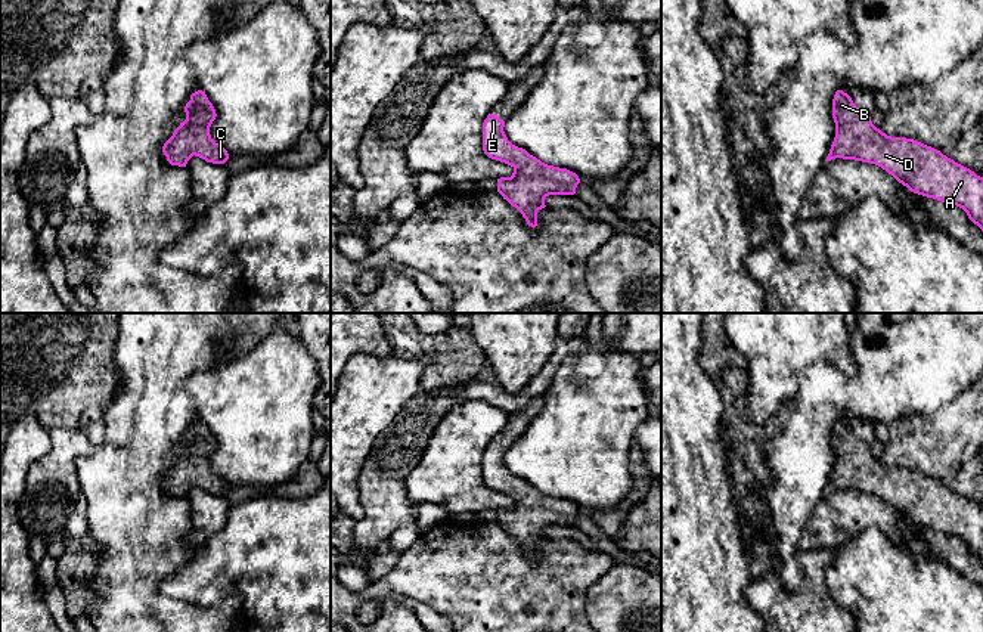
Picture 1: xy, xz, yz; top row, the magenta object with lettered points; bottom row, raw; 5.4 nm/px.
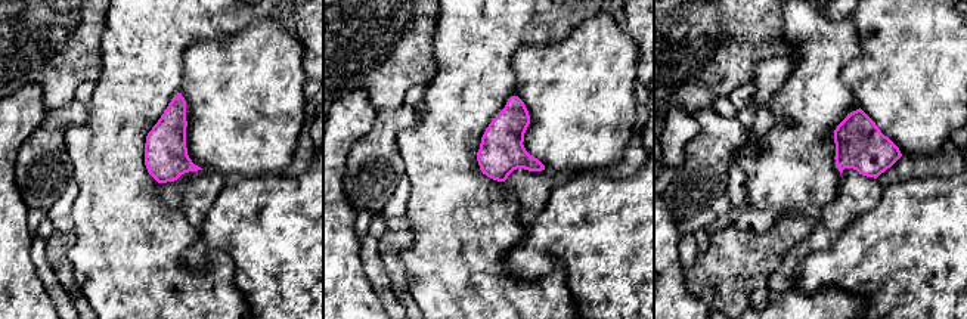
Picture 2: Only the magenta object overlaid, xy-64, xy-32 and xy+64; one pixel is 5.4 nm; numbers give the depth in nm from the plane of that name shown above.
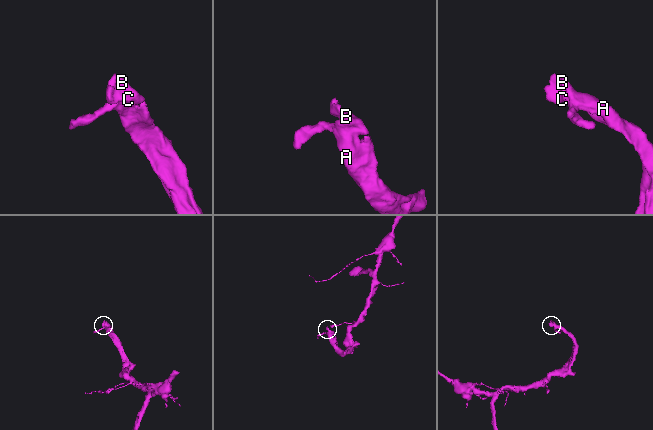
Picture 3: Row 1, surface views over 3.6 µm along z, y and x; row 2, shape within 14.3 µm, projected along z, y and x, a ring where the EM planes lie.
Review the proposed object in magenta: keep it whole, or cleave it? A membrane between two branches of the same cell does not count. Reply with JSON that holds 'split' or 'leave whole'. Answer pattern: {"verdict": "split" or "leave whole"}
{"verdict": "leave whole"}

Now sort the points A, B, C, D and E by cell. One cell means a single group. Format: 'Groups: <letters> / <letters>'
Groups: A B C D E

